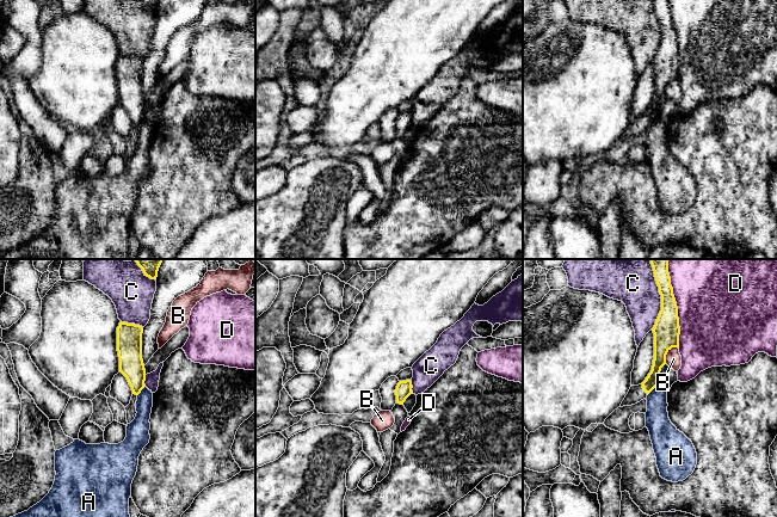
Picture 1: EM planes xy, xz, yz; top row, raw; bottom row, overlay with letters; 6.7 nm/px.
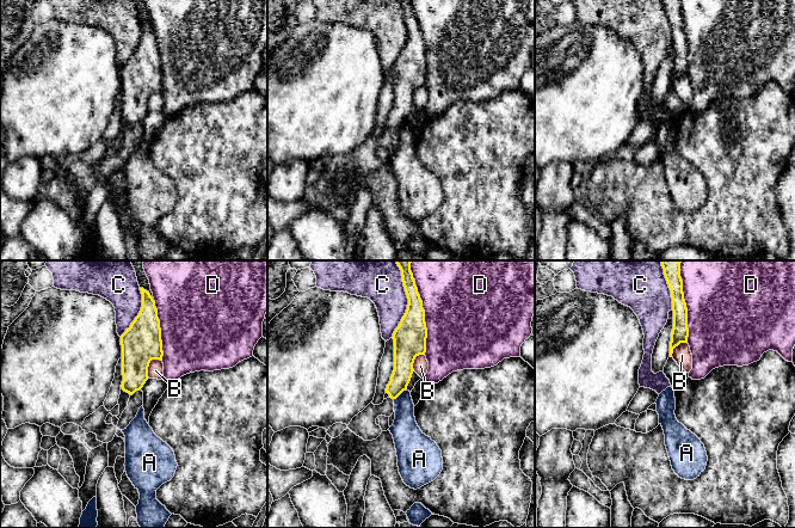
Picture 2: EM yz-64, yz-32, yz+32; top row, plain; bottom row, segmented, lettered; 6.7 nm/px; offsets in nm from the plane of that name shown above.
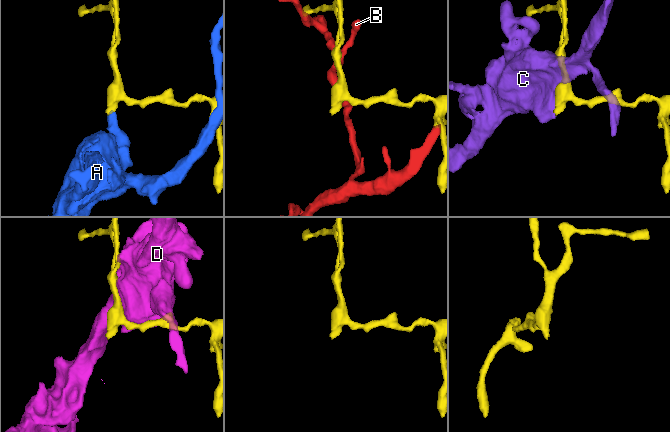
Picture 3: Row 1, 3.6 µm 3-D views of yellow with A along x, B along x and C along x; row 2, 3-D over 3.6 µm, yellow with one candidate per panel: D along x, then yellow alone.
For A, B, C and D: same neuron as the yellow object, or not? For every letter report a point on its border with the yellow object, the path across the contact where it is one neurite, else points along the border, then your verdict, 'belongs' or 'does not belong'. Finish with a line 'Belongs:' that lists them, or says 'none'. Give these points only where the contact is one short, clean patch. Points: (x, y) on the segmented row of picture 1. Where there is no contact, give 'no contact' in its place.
A: contact yz (652, 389); border yz (657, 385), (647, 395); does not belong
B: contact yz (666, 354); does not belong
C: contact yz (660, 294); does not belong
D: contact yz (676, 303); does not belong
Belongs: none

